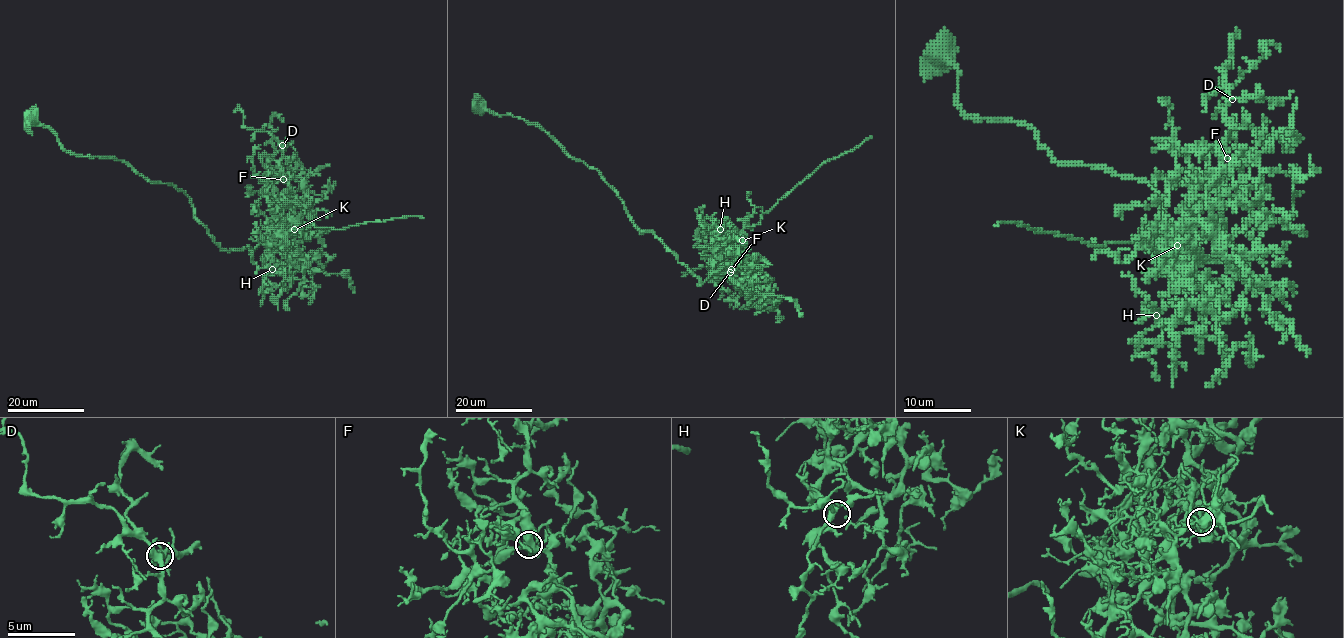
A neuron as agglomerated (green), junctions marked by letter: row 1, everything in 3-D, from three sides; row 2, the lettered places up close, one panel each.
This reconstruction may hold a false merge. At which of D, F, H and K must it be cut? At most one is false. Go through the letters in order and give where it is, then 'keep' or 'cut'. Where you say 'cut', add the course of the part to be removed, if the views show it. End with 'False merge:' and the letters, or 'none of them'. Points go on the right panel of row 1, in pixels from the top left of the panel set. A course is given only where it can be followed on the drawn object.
D: place (1232, 99); keep
F: place (1227, 158); keep
H: place (1156, 315); keep
K: place (1177, 245); cut; course (1177, 245), (1183, 245), (1171, 252), (1153, 246), (1145, 235), (1094, 246), (1019, 223), (995, 226)
False merge: K

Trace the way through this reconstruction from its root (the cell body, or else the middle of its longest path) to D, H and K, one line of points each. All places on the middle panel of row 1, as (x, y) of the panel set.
D: (480, 107), (536, 123), (595, 168), (639, 230), (650, 231), (701, 283), (752, 258), (730, 272)
H: (480, 107), (536, 123), (595, 168), (639, 230), (650, 231), (701, 283), (721, 256), (714, 238), (720, 229)
K: (480, 107), (536, 123), (568, 154), (595, 168), (639, 230), (650, 231), (701, 283), (727, 246), (743, 240)

